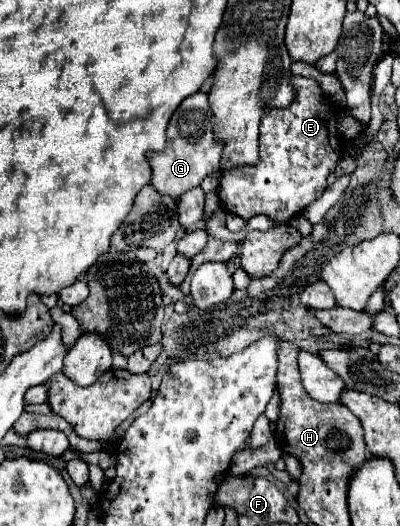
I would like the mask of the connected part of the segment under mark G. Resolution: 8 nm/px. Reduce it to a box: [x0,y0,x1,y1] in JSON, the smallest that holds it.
[147,91,223,199]

